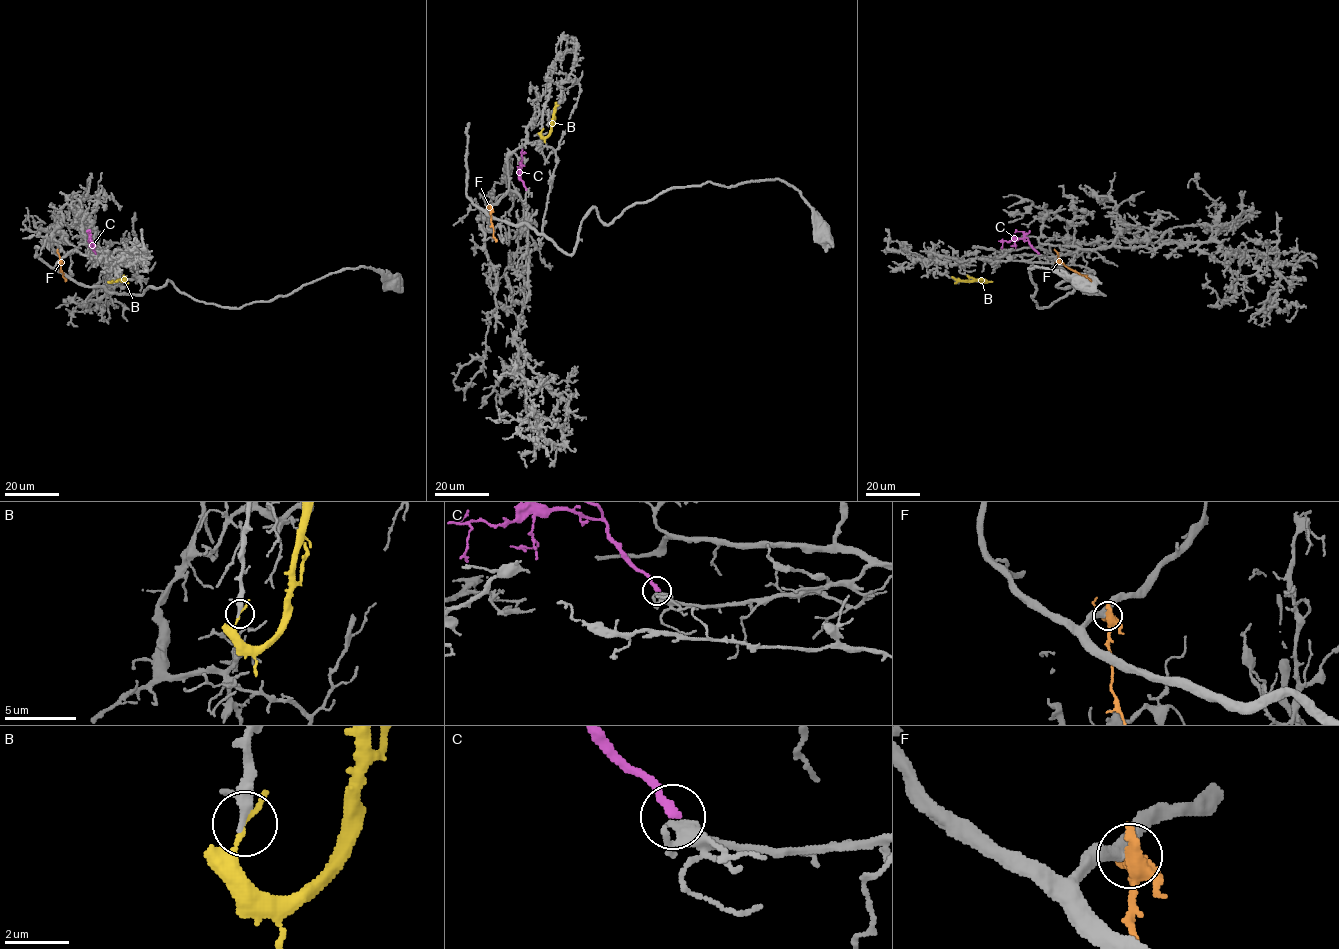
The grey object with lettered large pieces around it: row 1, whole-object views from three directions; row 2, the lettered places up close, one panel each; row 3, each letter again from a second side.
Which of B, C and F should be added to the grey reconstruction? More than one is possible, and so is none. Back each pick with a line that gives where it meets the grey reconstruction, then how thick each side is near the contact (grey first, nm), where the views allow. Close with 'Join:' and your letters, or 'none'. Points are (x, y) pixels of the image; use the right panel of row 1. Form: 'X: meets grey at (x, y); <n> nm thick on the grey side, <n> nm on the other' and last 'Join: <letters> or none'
C: meets grey at (1038, 254); 320 nm thick on the grey side, 240 nm on the other
Join: C

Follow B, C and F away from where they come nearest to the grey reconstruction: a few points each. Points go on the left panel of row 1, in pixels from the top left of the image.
B: (111, 281), (122, 281), (125, 276)
C: (95, 254), (90, 239), (94, 245), (92, 248)
F: (59, 262), (65, 281)

